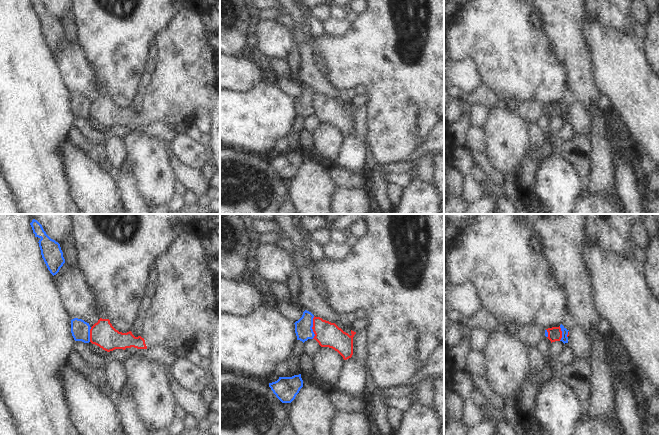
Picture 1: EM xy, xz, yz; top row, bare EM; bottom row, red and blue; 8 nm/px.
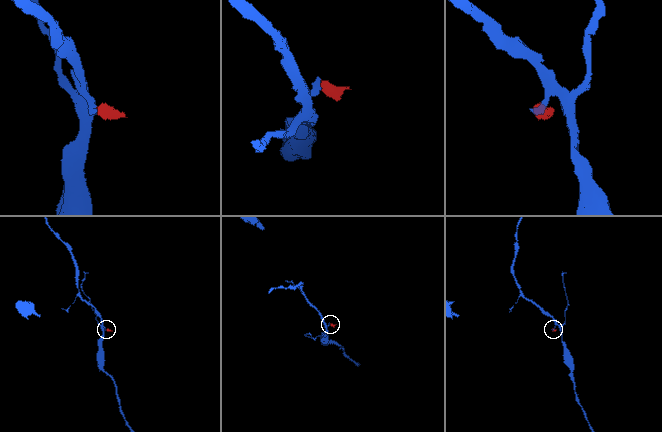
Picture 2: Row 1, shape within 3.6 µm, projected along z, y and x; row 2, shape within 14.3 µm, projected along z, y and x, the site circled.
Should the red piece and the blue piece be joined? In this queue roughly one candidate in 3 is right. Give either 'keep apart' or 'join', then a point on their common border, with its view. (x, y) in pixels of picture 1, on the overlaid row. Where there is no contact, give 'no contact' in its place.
keep apart; meets red in xz at (312, 327)

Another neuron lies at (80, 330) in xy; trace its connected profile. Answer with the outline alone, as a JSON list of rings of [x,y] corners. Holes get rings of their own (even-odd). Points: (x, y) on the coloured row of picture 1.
[[[82,319],[71,320],[71,333],[75,341],[90,342],[90,325]]]

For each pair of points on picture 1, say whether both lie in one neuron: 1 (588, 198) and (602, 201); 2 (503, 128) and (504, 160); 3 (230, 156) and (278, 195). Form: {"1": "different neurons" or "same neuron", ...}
{"1": "same neuron", "2": "same neuron", "3": "same neuron"}

